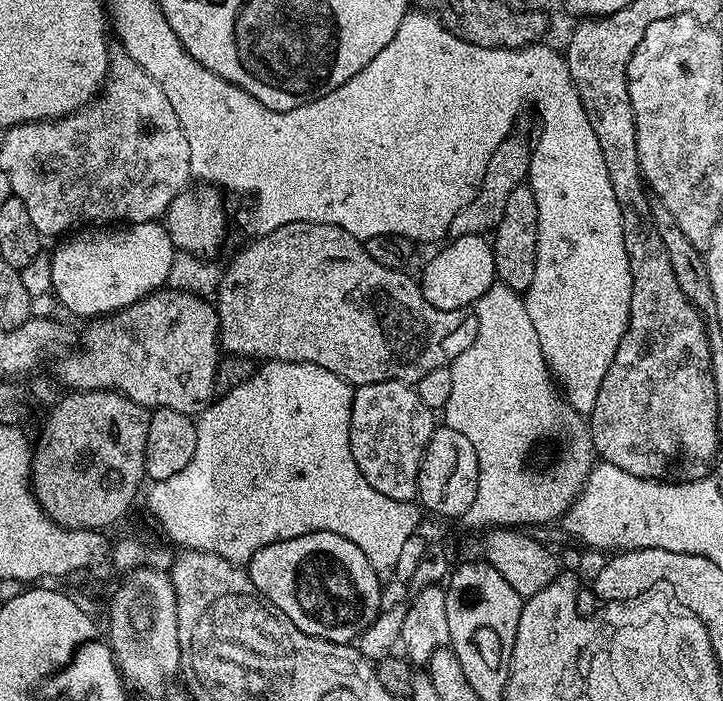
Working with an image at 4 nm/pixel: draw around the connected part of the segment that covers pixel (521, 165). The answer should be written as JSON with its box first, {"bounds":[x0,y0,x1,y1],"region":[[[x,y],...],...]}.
{"bounds":[448,134,532,236],"region":[[[519,134],[504,139],[499,146],[487,153],[484,161],[484,177],[480,179],[479,188],[471,193],[467,204],[460,205],[458,214],[454,214],[454,222],[450,222],[448,236],[484,236],[491,233],[502,222],[502,210],[506,210],[506,198],[519,184],[528,178],[528,167],[532,161],[532,148]]]}

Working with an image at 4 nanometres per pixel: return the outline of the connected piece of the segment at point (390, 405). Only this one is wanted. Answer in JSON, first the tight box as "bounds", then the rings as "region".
{"bounds":[350,380,438,501],"region":[[[383,380],[373,384],[361,384],[353,391],[352,409],[350,410],[350,454],[354,454],[354,462],[358,462],[358,470],[362,470],[362,478],[378,490],[378,494],[386,494],[386,498],[415,501],[418,470],[422,462],[422,454],[430,442],[432,433],[438,427],[433,409],[418,398],[415,387],[403,384],[401,380]]]}

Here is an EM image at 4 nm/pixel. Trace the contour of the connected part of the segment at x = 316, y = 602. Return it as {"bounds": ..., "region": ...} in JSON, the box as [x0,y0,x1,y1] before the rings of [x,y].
{"bounds":[246,532,382,644],"region":[[[311,532],[262,546],[248,560],[246,576],[251,587],[282,610],[298,630],[335,644],[352,644],[382,611],[382,577],[366,562],[366,554],[342,534]]]}

